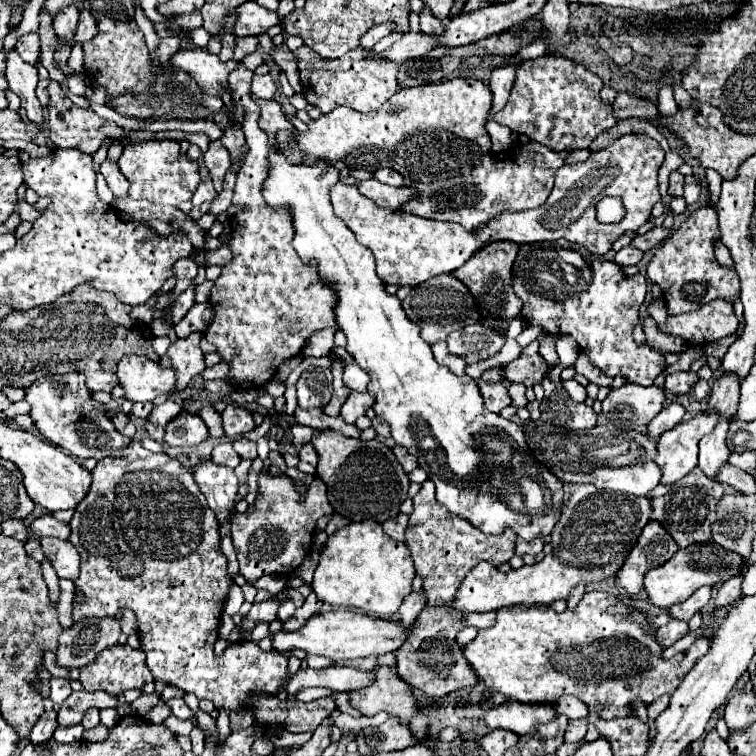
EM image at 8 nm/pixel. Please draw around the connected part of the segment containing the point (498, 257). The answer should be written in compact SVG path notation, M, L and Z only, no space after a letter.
M495 242L495 246L487 246L487 250L479 250L479 254L471 258L471 262L463 264L459 270L453 272L453 276L461 280L473 294L479 308L481 324L487 328L495 328L503 334L507 332L509 322L521 316L521 308L523 308L521 300L513 292L513 278L511 278L511 268L517 252L519 246L515 246L513 242Z

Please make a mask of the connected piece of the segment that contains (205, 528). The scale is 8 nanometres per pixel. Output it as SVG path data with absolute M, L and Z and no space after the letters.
M133 440L131 446L123 450L123 458L105 458L97 462L91 476L91 488L77 504L69 522L69 540L81 556L81 572L75 580L75 588L85 596L85 602L73 606L73 624L91 618L113 618L125 608L133 610L151 674L157 680L165 680L171 686L195 694L199 700L207 698L215 706L223 706L227 712L247 710L247 702L255 690L277 694L279 688L285 686L287 694L295 696L301 688L309 686L351 692L375 682L375 672L347 666L325 670L305 668L293 678L285 678L287 658L279 652L263 652L251 640L230 644L221 656L215 656L213 644L217 640L219 618L233 580L227 572L227 558L219 550L219 522L195 486L193 474L181 466L179 460L173 460L167 454L153 454L145 450L141 442Z

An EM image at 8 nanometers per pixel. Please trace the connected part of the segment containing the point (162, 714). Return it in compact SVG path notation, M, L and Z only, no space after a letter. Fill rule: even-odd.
M159 702L159 704L147 714L147 720L153 722L153 724L161 724L167 716L171 716L171 708L167 708L165 702Z

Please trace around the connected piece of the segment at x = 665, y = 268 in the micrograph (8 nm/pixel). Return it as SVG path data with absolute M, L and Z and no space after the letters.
M709 206L705 208L699 208L695 210L661 246L659 250L655 252L655 256L651 258L649 266L647 266L647 276L653 284L657 284L665 296L665 306L667 306L667 312L671 316L675 314L681 314L681 312L691 312L691 310L697 310L701 308L703 304L715 300L715 298L727 298L729 302L737 300L739 298L739 276L735 274L733 268L727 268L727 266L721 266L717 260L715 260L715 254L713 254L713 242L715 238L719 238L719 226L717 226L717 212Z

